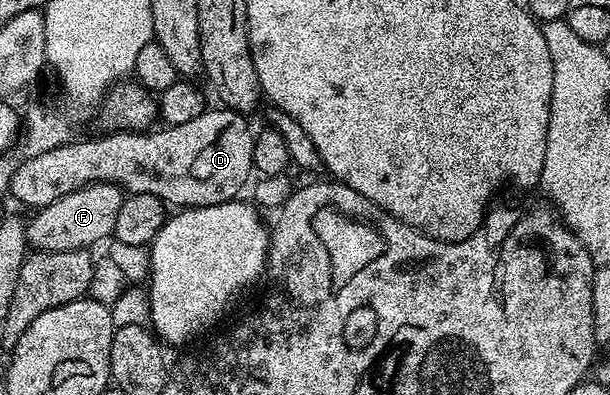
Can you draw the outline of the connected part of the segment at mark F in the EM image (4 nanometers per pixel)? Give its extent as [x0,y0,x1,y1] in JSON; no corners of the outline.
[26,183,125,252]

